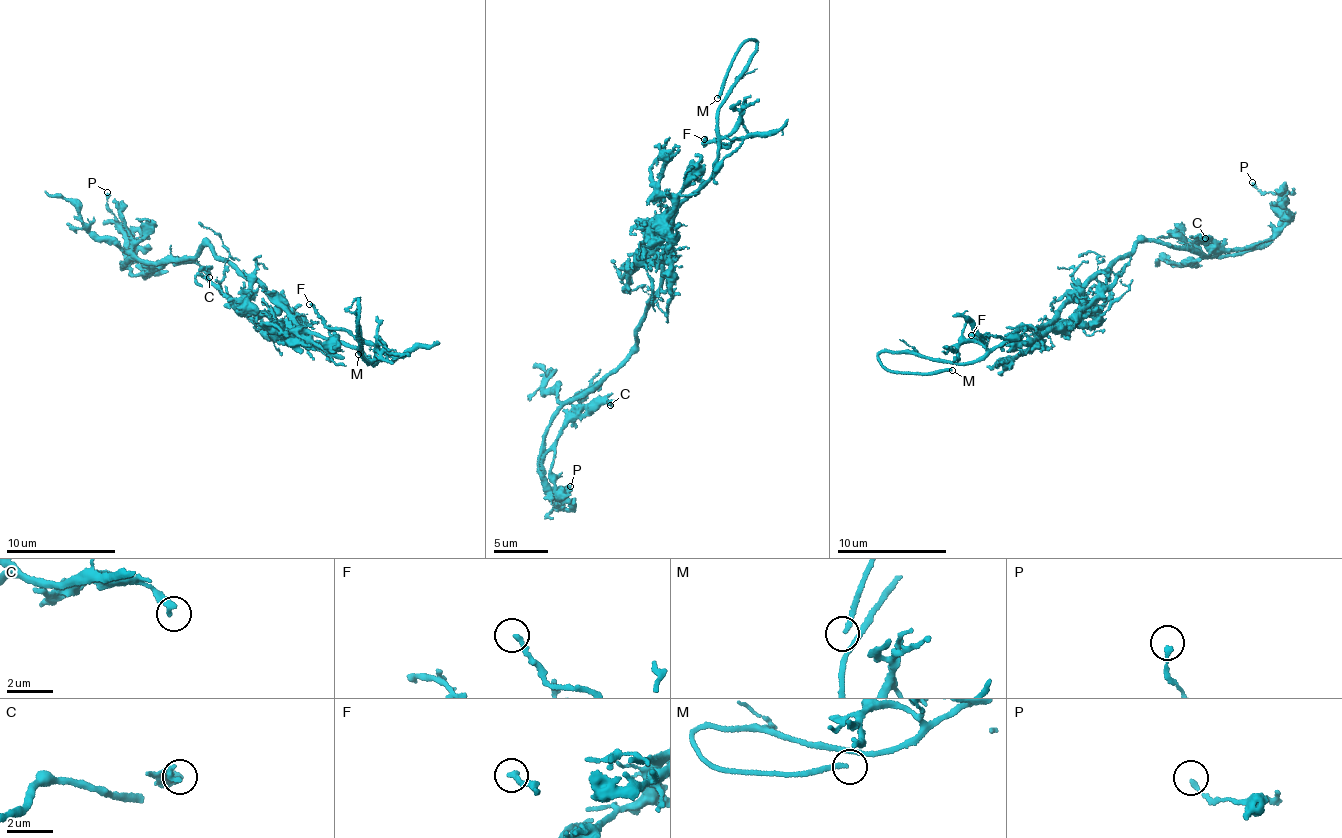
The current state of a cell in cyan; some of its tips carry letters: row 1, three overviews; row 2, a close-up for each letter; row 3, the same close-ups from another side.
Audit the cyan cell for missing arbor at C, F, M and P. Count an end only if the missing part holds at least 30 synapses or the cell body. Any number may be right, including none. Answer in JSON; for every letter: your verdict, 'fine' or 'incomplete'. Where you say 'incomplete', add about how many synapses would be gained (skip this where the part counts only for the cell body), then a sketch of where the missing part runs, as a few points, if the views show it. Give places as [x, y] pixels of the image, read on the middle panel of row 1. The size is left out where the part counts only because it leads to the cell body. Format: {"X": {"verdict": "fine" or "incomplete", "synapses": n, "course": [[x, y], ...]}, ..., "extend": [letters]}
{"C": {"verdict": "fine"}, "F": {"verdict": "fine"}, "M": {"verdict": "incomplete", "course": [[717, 98], [705, 112], [694, 173], [698, 217], [693, 283], [700, 310], [711, 321], [726, 356], [719, 365]]}, "P": {"verdict": "fine"}, "extend": ["M"]}

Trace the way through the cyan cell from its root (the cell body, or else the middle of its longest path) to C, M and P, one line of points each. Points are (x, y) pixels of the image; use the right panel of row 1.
C: (1092, 281), (1142, 242), (1176, 250), (1185, 248), (1206, 259), (1271, 240), (1233, 250), (1205, 238)
M: (1092, 281), (1051, 321), (1026, 325), (973, 361), (955, 365), (906, 351), (879, 357), (897, 373), (952, 370)
P: (1092, 281), (1142, 242), (1185, 248), (1206, 259), (1269, 239), (1280, 224), (1280, 196), (1265, 194), (1252, 182)

